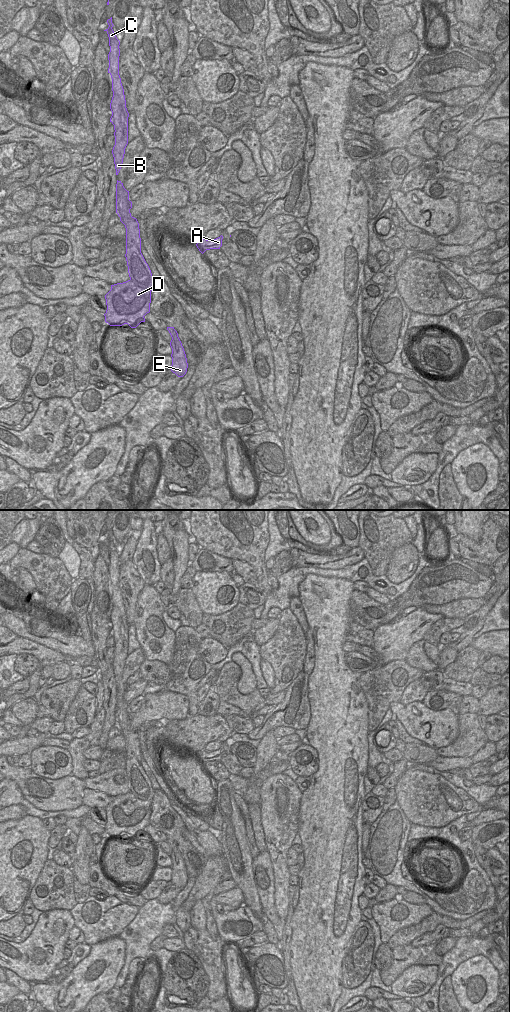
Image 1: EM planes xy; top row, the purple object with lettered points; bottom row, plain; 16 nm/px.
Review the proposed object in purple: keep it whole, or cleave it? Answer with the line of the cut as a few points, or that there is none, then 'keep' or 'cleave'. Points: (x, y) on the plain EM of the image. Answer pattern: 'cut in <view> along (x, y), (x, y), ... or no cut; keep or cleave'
cut in xy along (130, 791), (140, 799), (151, 801); cleave

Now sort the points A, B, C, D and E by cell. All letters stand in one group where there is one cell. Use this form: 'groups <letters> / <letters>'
groups A D / B C E

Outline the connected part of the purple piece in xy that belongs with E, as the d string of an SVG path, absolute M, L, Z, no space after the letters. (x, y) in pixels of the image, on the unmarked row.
M167 839L167 842L169 843L172 849L172 852L170 854L170 858L172 860L171 883L175 885L178 889L183 889L186 886L188 880L188 875L184 860L178 849L178 845L174 841L174 839Z

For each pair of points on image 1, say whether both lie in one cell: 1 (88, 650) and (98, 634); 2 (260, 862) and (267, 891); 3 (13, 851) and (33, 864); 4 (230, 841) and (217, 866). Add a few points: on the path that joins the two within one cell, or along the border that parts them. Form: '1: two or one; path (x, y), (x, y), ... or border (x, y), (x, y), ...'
1: two; border (91, 642), (94, 648), (92, 658)
2: one; path (262, 869), (263, 875), (270, 884)
3: one; path (17, 856), (28, 865)
4: two; border (223, 853), (228, 867)

